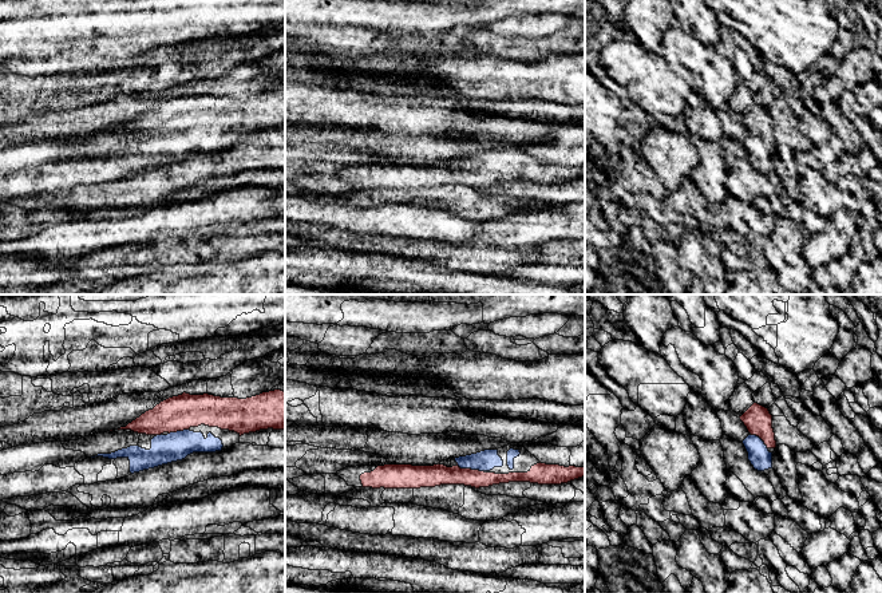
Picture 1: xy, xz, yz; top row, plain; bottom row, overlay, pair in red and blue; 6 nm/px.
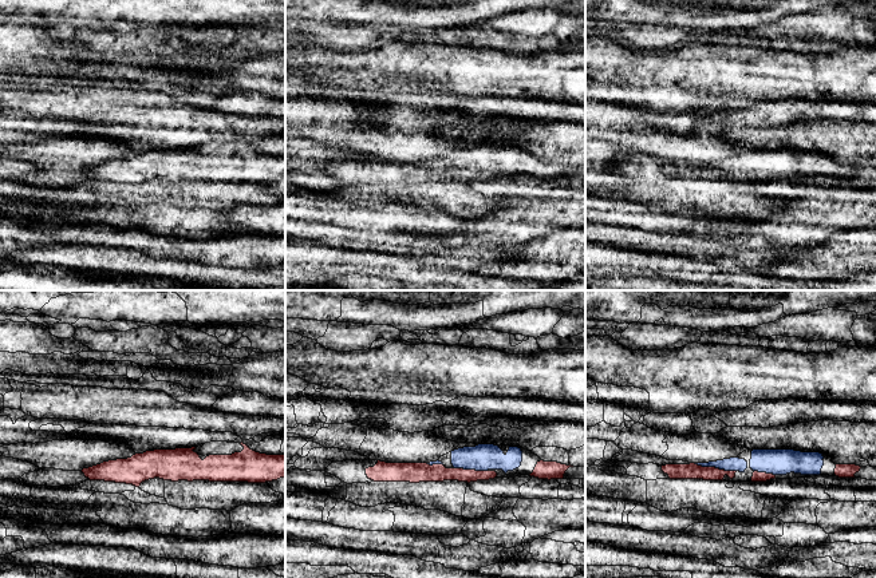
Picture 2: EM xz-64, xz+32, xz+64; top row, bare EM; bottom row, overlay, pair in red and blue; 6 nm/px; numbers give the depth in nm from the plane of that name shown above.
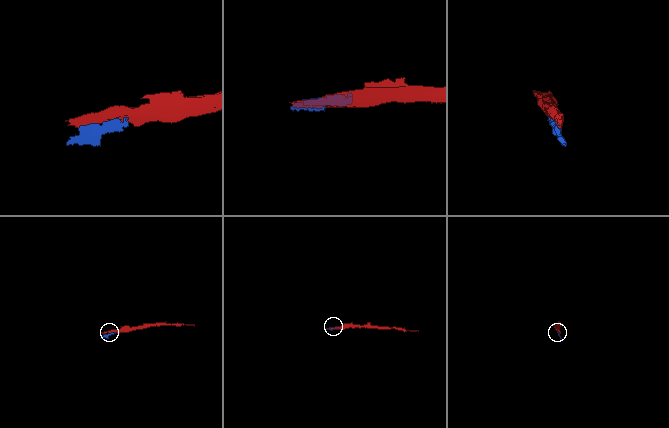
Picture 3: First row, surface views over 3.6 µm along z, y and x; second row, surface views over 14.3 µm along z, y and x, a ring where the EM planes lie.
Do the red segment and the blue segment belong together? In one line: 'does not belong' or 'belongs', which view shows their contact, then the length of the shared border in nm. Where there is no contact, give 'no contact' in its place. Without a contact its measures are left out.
belongs; meets red in xz; contact 180 nm long

